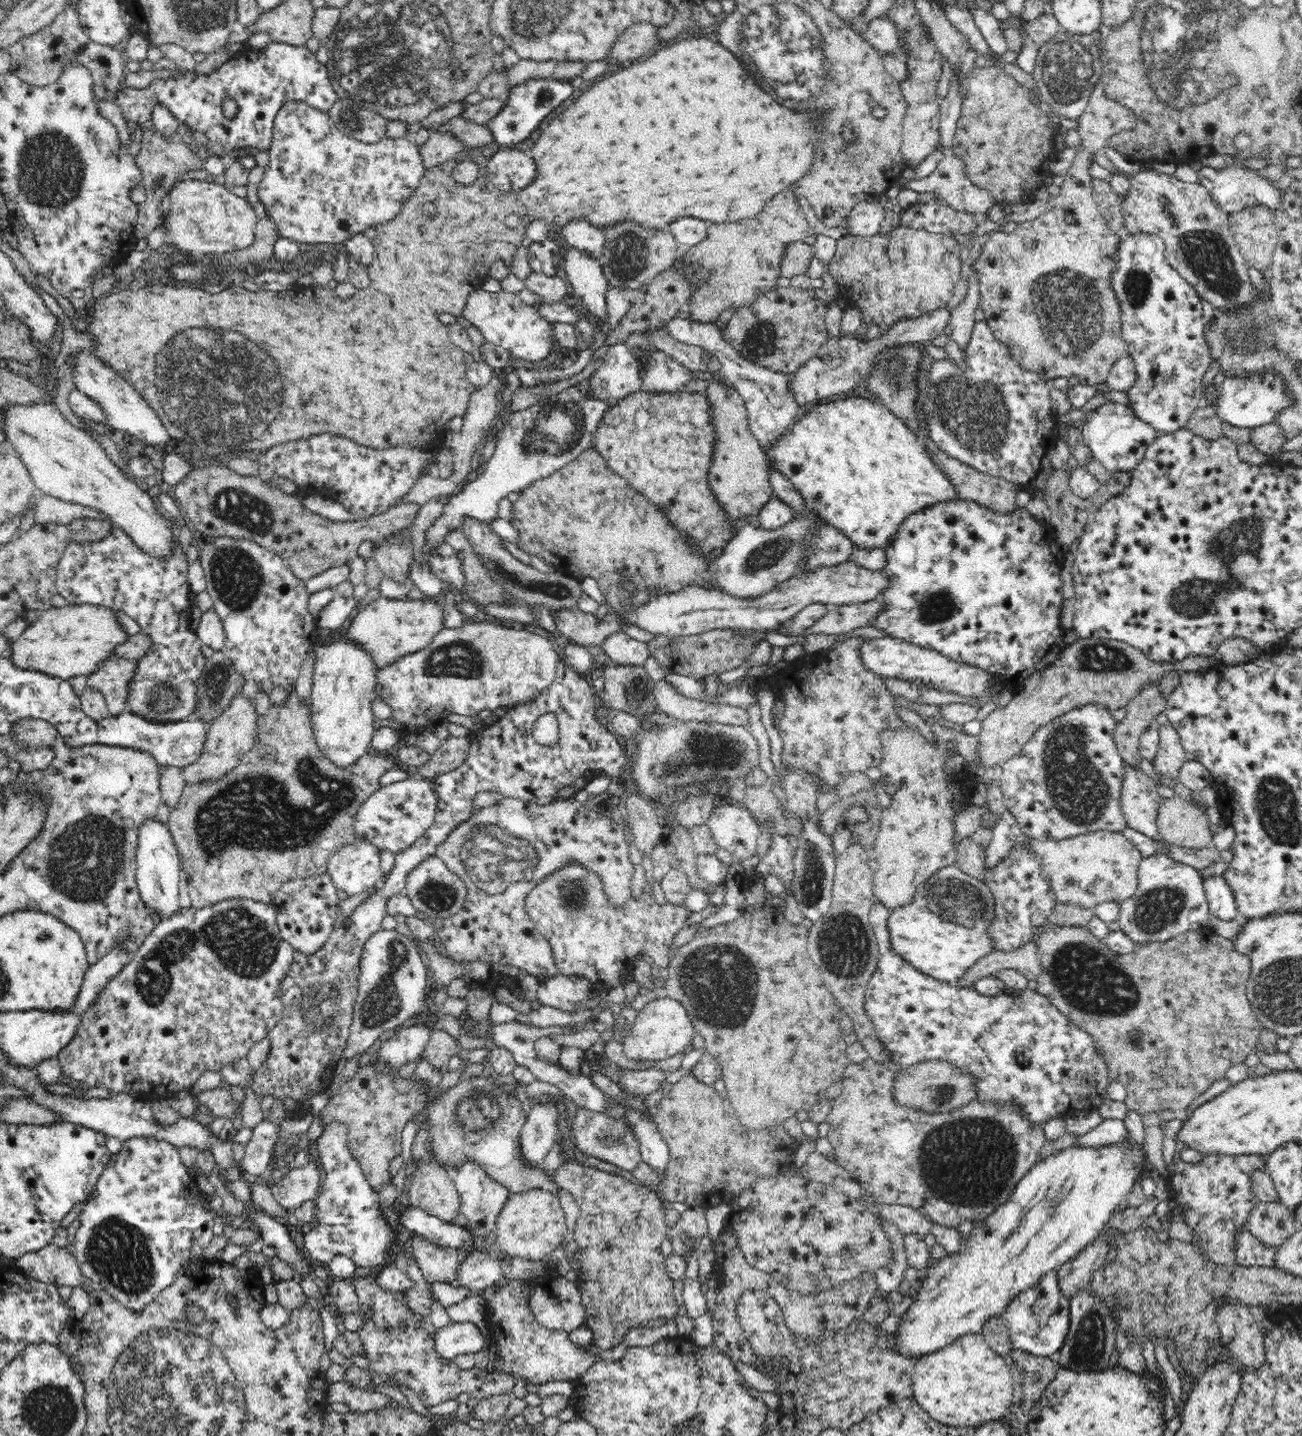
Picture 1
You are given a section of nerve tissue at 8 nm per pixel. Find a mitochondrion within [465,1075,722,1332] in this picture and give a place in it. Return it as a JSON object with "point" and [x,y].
{"point":[609,1140]}

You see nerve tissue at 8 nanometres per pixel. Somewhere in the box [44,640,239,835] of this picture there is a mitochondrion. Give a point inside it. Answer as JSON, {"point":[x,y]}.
{"point":[164,698]}

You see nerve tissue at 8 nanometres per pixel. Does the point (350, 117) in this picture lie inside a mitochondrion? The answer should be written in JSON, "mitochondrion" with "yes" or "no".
{"mitochondrion":"yes"}

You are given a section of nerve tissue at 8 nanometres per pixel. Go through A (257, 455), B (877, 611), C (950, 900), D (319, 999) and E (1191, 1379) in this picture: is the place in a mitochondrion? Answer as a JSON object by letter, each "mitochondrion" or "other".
{"A":"mitochondrion","B":"other","C":"mitochondrion","D":"mitochondrion","E":"other"}

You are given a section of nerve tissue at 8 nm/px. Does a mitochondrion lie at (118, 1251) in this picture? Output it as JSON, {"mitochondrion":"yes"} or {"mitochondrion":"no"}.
{"mitochondrion":"yes"}

